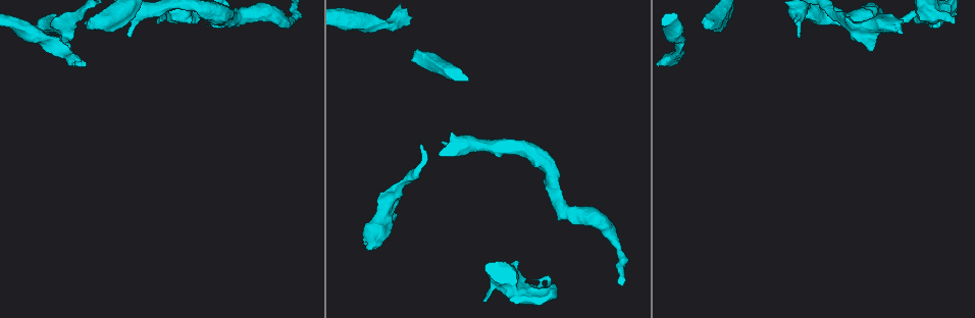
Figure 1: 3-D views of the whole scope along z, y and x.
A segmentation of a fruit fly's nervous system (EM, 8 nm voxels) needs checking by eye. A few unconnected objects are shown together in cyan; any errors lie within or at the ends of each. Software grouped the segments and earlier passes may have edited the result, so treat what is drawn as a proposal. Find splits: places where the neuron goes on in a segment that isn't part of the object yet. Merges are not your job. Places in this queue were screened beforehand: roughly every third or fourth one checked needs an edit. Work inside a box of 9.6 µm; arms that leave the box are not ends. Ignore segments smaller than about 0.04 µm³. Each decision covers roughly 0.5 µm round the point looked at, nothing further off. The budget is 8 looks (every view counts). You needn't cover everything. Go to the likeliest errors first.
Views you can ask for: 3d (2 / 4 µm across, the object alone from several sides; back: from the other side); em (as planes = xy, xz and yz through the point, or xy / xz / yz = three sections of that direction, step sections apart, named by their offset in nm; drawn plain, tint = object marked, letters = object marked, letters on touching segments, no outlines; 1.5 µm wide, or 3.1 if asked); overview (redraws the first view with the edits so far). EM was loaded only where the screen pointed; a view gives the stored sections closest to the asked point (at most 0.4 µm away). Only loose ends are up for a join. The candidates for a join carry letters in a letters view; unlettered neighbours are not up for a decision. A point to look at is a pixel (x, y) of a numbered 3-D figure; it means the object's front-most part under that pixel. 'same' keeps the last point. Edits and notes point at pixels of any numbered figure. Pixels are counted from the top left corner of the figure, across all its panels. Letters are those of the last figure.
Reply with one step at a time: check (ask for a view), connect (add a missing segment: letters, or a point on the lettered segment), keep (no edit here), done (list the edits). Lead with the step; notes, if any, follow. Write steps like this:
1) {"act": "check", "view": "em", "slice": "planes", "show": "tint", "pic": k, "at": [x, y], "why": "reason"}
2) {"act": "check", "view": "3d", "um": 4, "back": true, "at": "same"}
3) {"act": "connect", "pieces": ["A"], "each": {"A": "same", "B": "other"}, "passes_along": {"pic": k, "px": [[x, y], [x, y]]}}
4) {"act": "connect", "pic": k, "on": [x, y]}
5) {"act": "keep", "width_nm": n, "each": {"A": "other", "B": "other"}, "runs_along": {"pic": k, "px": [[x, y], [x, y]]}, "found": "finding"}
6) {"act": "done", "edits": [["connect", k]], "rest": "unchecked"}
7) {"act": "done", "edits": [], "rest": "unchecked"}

{"act": "check", "view": "em", "slice": "xz", "step": 4, "show": "plain", "pic": 1, "at": [795, 22]}

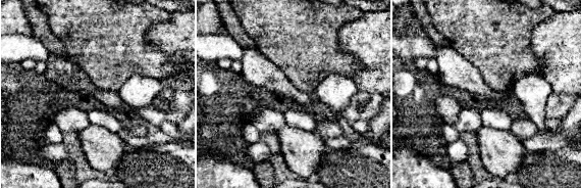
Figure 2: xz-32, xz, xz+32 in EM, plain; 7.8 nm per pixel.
{"act": "check", "view": "em", "slice": "xz", "step": 4, "show": "letters", "at": "same"}

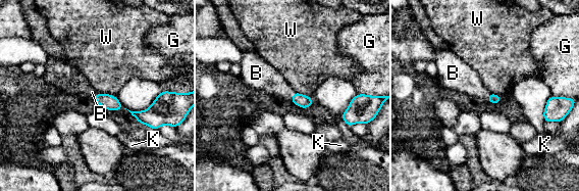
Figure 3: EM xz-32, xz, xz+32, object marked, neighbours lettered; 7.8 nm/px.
{"act": "connect", "pieces": ["B"], "each": {"B": "same", "G": "other", "K": "other", "W": "other"}, "found": "the neuron continues"}

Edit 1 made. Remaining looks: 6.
{"act": "check", "view": "3d", "um": 4, "pic": 1, "at": [903, 31], "why": "stops while still wide"}

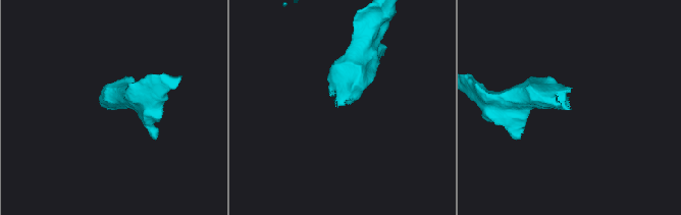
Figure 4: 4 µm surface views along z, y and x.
{"act": "check", "view": "em", "slice": "planes", "show": "plain", "pic": 4, "at": [109, 108]}

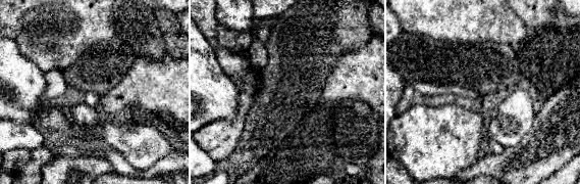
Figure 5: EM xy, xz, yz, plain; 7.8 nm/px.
{"act": "check", "view": "em", "slice": "planes", "show": "letters", "at": "same"}

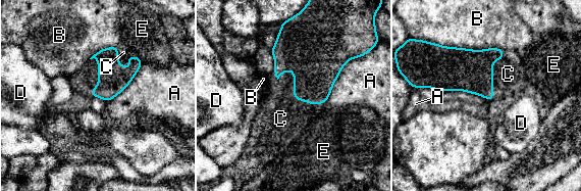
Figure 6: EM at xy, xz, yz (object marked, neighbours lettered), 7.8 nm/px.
{"act": "connect", "pieces": ["C"], "each": {"A": "other", "B": "other", "C": "same", "D": "other", "E": "other"}, "passes_along": {"pic": 6, "px": [[315, 67], [294, 91], [280, 118]]}, "found": "the neuron continues"}

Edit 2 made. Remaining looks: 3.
{"act": "check", "view": "overview", "why": "see it whole again"}

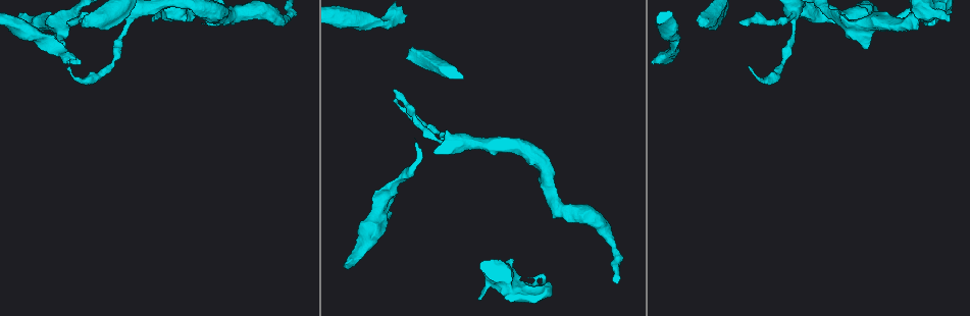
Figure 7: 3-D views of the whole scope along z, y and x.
{"act": "check", "view": "em", "slice": "planes", "show": "letters", "pic": 7, "at": [81, 21], "why": "an open end"}

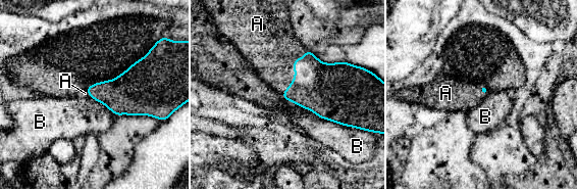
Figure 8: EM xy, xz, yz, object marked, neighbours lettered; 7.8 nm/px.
{"act": "connect", "pieces": ["A"], "longest_contact_nm": ["B", 550], "each": {"A": "same", "B": "other"}, "found": "it goes on there"}

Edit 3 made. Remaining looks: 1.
{"act": "done", "edits": [["connect", 3], ["connect", 6], ["connect", 8]], "rest": "unchecked"}

